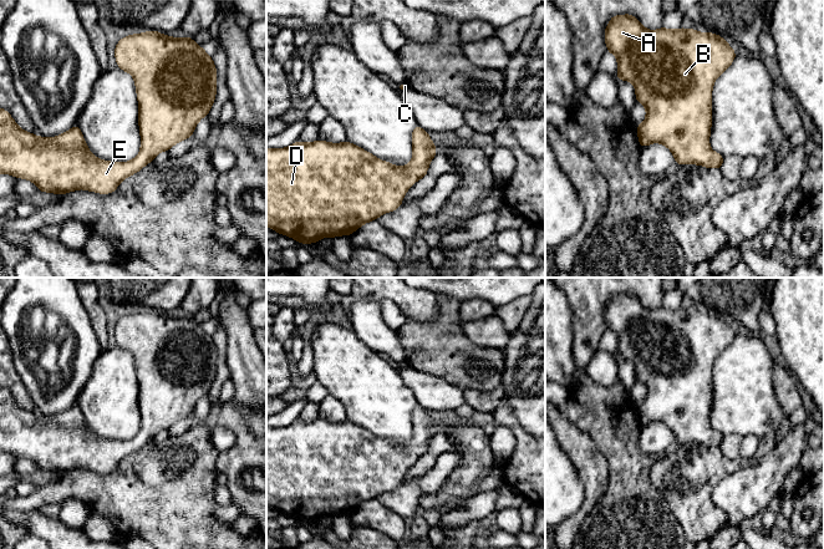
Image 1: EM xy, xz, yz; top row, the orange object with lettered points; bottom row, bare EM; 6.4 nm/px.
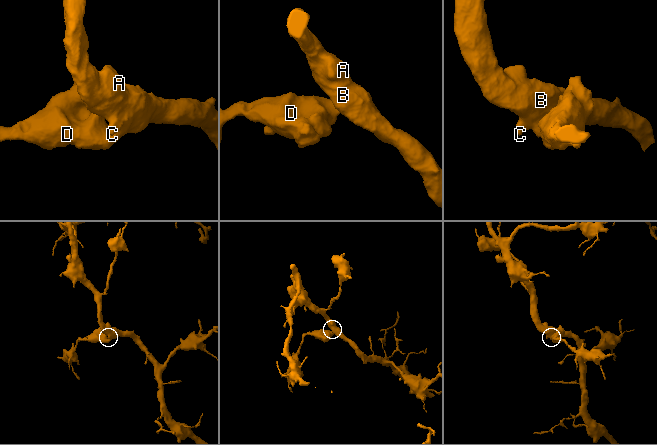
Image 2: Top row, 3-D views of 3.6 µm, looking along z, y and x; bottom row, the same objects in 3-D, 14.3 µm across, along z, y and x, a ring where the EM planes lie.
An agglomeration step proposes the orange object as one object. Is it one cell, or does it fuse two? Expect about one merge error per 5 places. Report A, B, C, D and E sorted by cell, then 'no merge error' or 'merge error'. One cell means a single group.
A B C D E | no merge error

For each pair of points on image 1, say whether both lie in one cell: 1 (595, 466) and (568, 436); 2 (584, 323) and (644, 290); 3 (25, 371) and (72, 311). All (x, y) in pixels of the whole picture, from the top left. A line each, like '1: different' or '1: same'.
1: same
2: same
3: same

